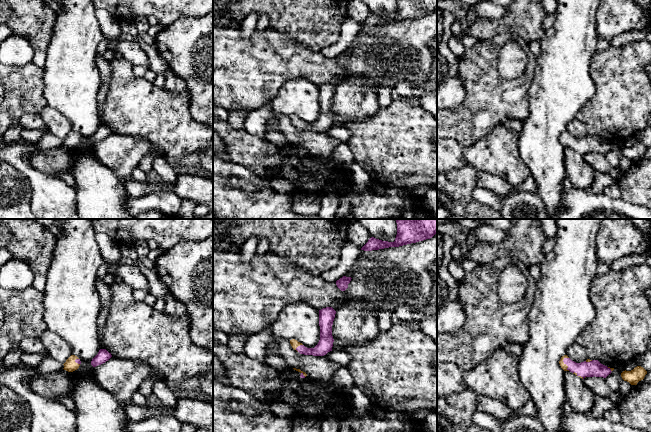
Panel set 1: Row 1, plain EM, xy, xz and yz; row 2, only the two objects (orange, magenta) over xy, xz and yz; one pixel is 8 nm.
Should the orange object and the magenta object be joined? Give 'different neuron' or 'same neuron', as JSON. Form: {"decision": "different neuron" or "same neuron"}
{"decision": "different neuron"}

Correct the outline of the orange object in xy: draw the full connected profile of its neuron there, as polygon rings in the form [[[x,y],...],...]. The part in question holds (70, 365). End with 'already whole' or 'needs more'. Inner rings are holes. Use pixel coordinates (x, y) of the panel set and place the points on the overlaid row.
[[[71,355],[66,362],[63,364],[64,365],[64,370],[68,371],[68,372],[73,372],[75,370],[77,370],[80,366],[80,364],[76,363],[75,360],[79,359],[77,356],[75,355]]]; already whole

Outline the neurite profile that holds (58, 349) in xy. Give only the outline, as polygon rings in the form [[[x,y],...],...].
[[[48,329],[42,333],[40,341],[46,348],[48,355],[62,364],[64,364],[72,355],[72,351],[68,343]]]

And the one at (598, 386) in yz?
[[[586,377],[583,381],[594,396],[609,397],[611,394],[611,390],[603,377]]]

